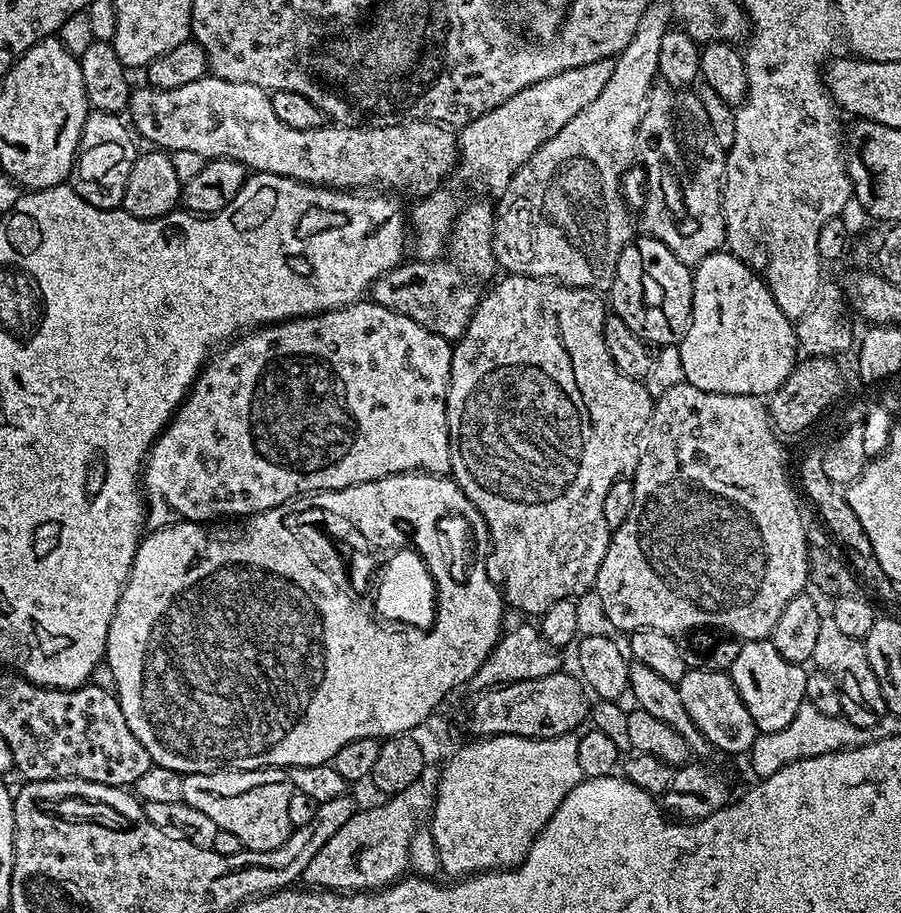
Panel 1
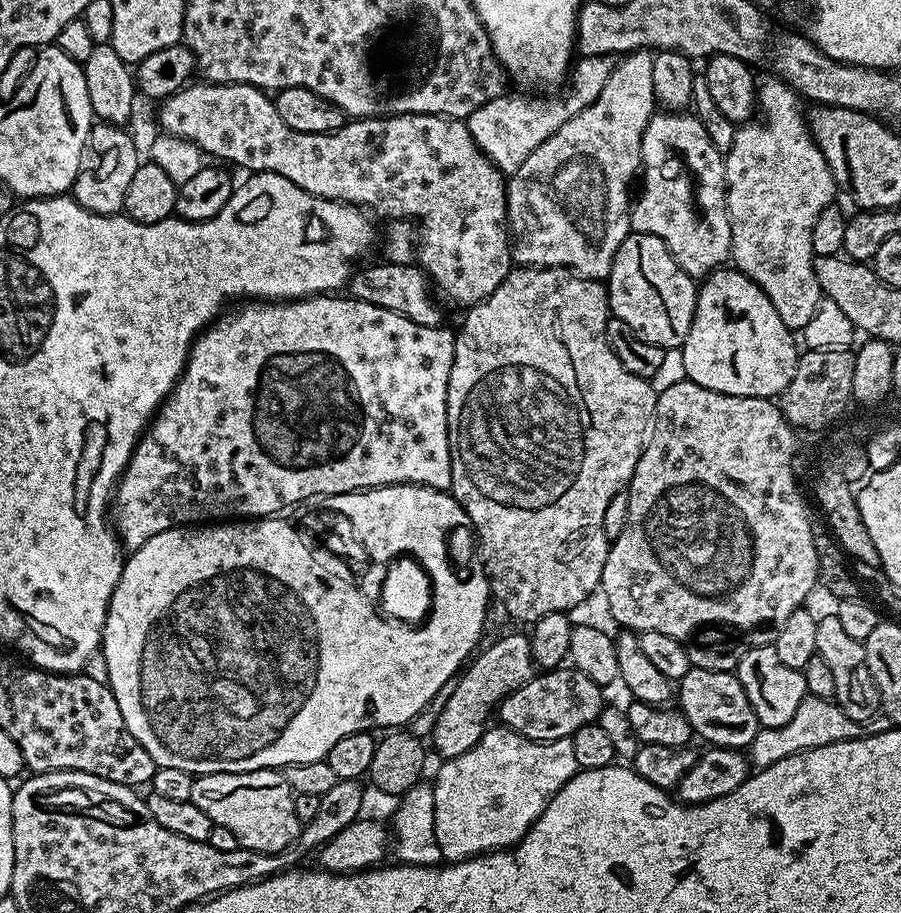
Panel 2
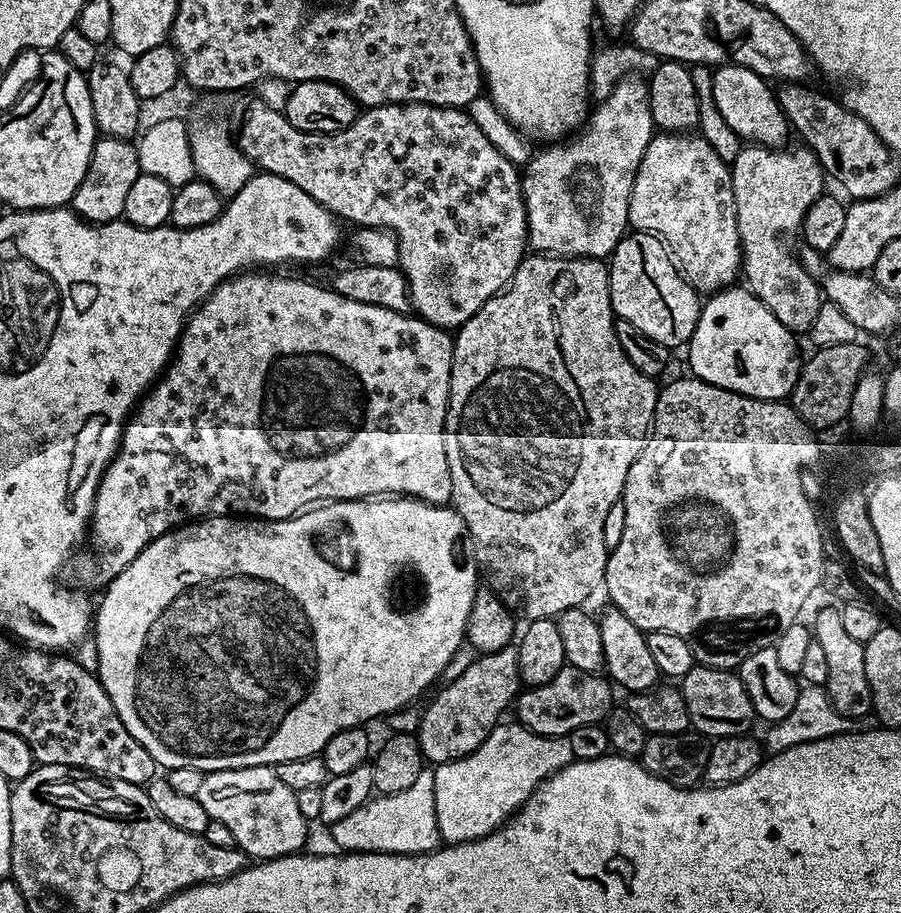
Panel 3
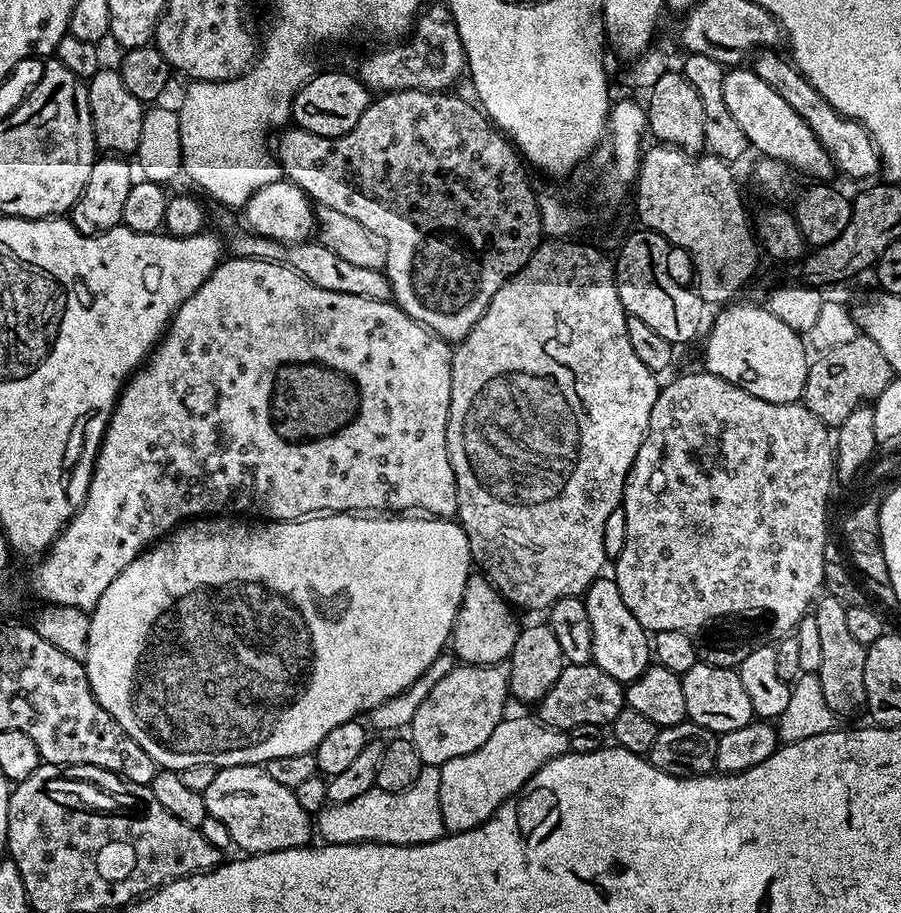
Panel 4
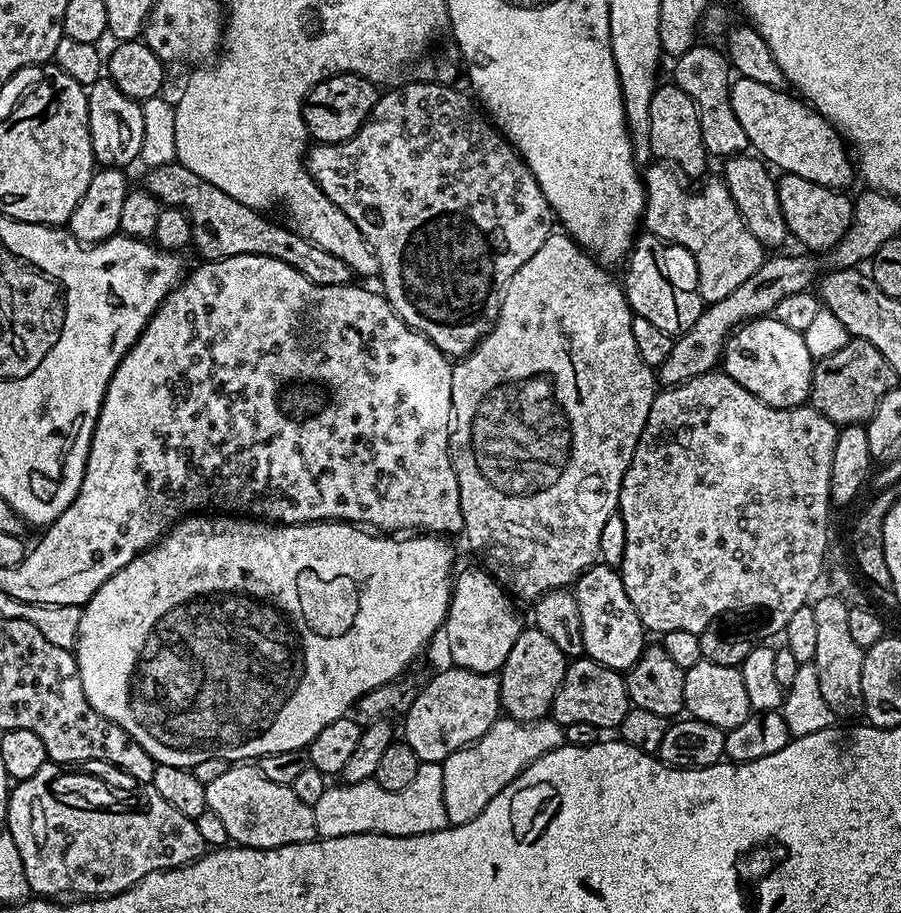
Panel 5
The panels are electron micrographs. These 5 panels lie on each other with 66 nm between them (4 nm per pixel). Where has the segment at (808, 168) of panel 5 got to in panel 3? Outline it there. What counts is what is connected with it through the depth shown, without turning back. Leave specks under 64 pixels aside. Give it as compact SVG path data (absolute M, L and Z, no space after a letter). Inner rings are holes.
M737 64L719 65L712 73L714 82L714 106L718 106L718 114L726 118L726 126L740 136L741 141L751 142L756 146L778 148L790 136L790 125L780 108L775 91L770 89L769 81L759 76L754 70Z

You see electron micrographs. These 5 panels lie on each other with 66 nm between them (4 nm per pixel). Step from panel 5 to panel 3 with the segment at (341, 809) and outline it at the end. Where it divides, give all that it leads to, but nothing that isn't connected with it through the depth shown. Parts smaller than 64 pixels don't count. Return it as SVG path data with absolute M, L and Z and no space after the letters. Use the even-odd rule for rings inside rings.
M425 766L418 774L414 786L398 794L373 795L354 814L346 814L342 822L330 825L332 840L337 849L344 852L389 852L403 856L417 856L423 852L434 852L441 847L438 830L438 814L434 810L434 771Z

